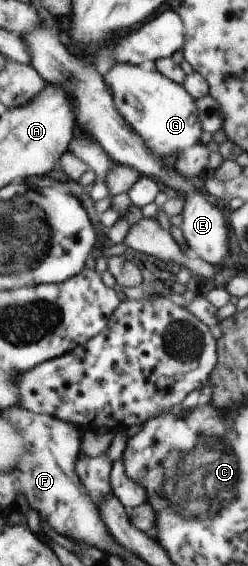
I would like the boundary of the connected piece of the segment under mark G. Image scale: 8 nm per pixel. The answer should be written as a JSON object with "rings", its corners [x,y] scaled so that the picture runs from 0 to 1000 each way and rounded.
{"rings":[[[444,113],[407,124],[411,143],[472,201],[593,258],[601,269],[661,279],[802,253],[815,226],[790,210],[786,178],[730,148],[665,138],[633,124],[589,125],[544,113]]]}

